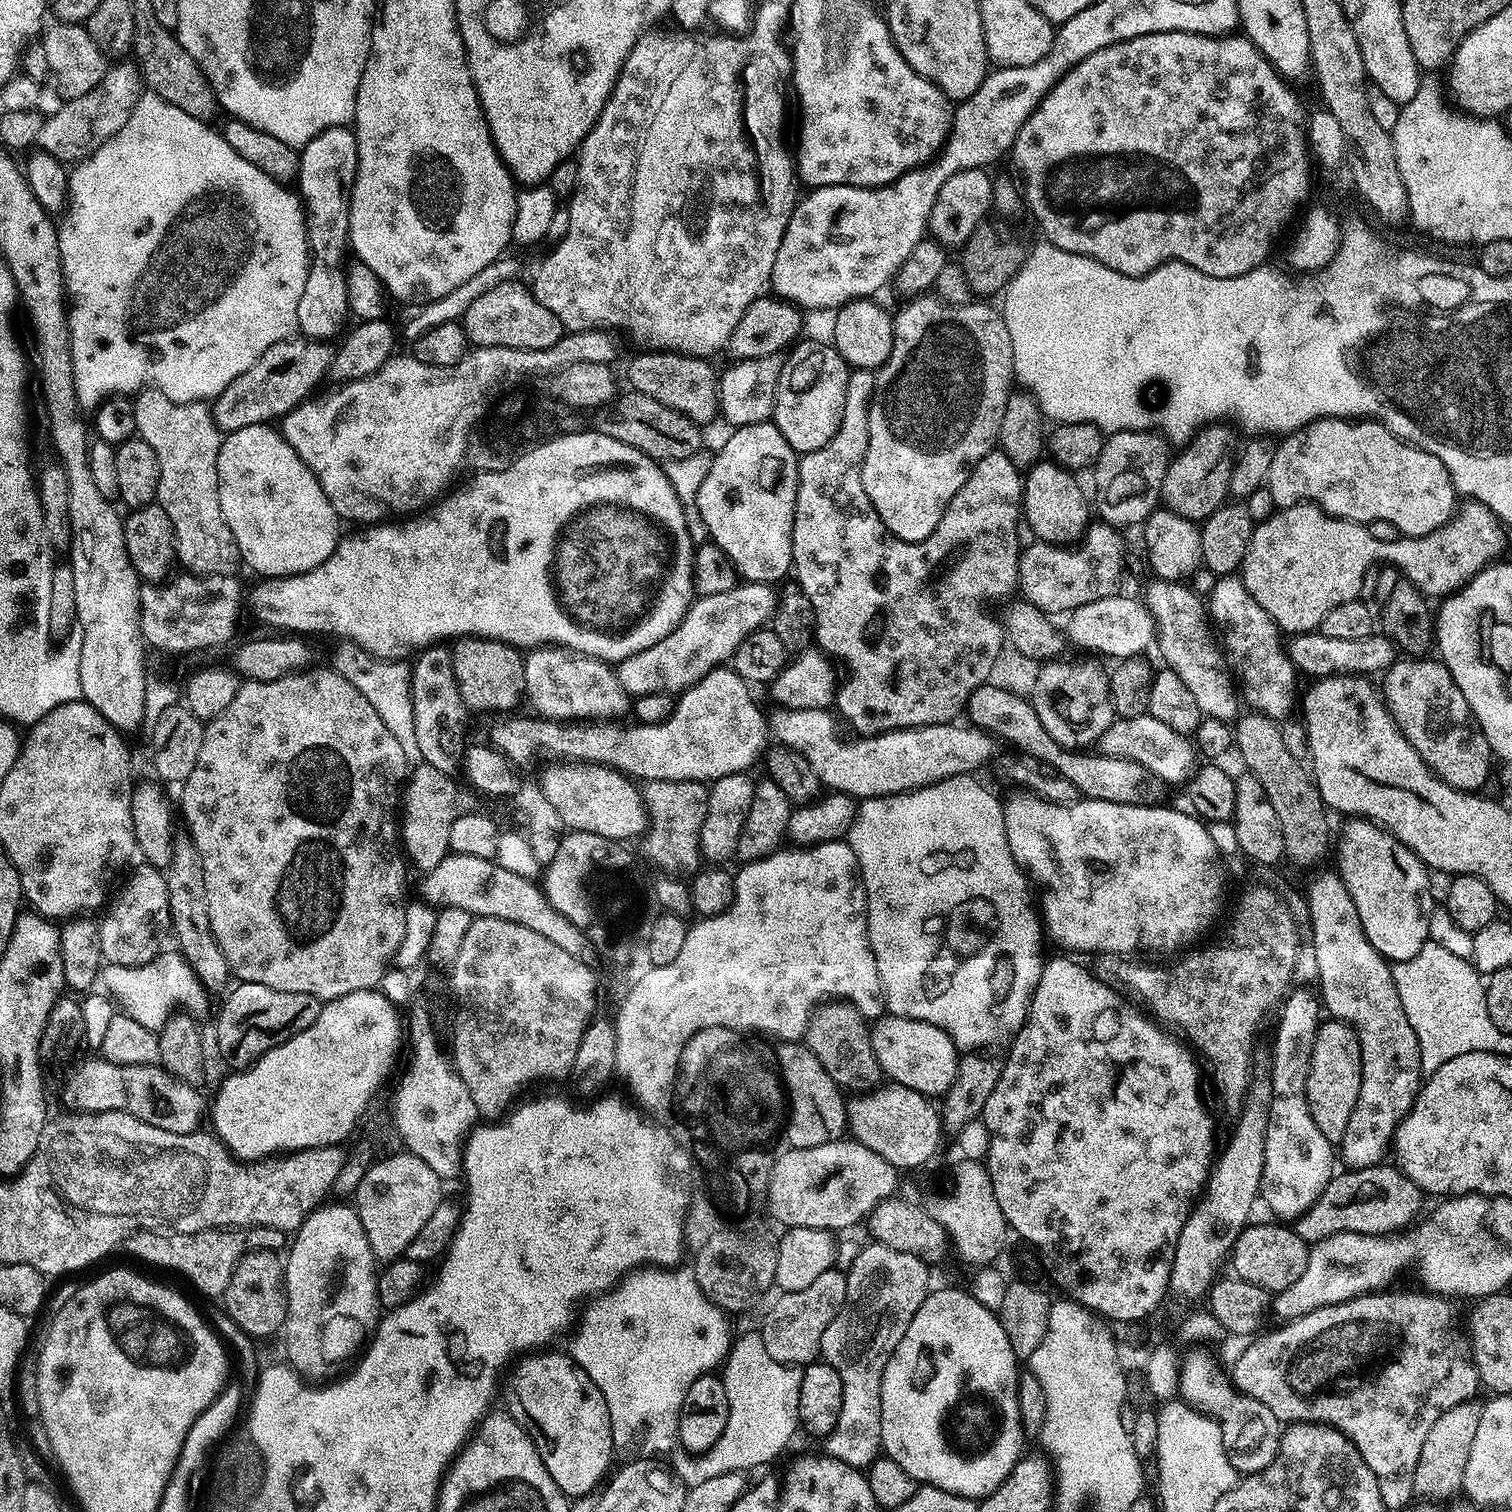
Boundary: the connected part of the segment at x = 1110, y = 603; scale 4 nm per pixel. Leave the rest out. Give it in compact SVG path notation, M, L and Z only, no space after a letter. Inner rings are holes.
M1117 594L1098 598L1098 602L1086 602L1086 606L1078 606L1067 613L1063 631L1069 645L1077 644L1080 648L1090 648L1091 653L1102 652L1113 656L1113 661L1119 662L1147 653L1147 648L1153 647L1157 639L1156 624L1143 603L1132 596Z

